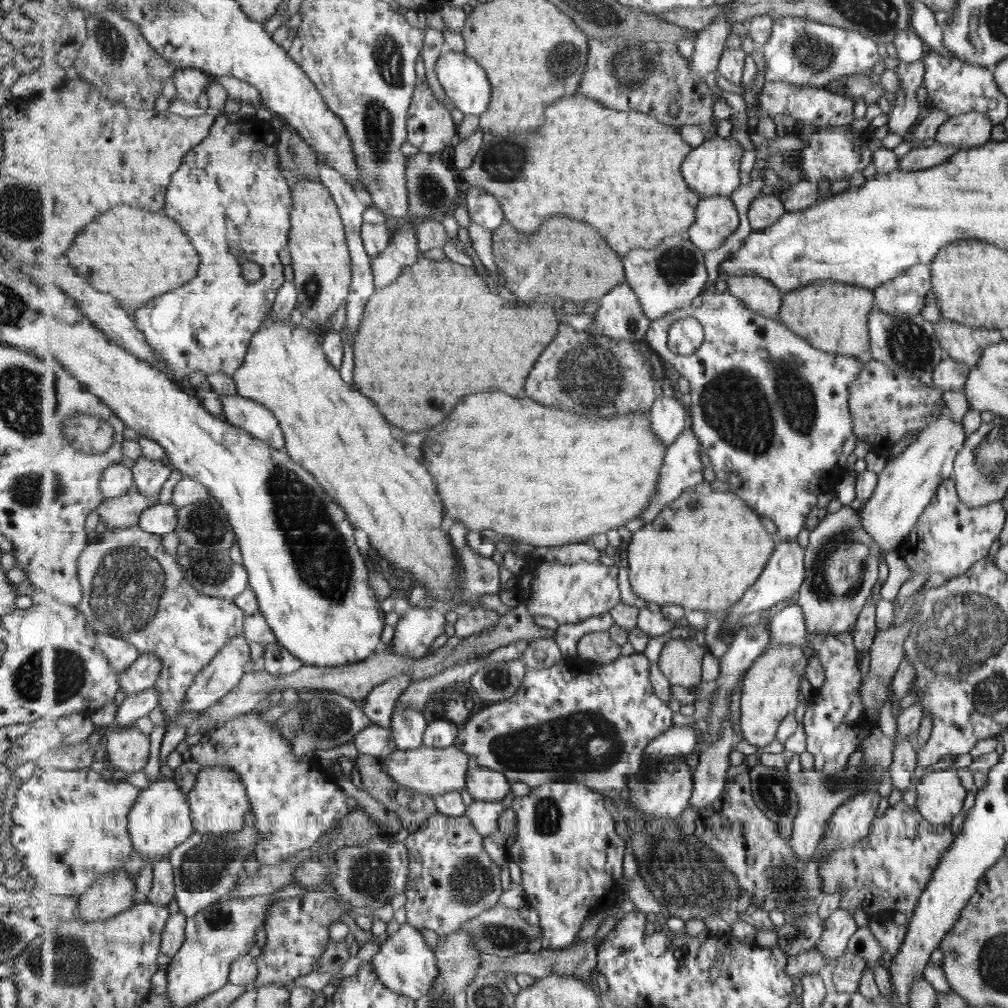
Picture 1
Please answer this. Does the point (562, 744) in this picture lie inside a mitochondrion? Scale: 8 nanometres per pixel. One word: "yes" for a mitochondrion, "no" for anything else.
yes

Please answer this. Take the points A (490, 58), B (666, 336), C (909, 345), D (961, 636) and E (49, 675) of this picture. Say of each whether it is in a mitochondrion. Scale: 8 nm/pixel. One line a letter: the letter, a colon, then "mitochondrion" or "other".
A: other
B: other
C: mitochondrion
D: mitochondrion
E: mitochondrion

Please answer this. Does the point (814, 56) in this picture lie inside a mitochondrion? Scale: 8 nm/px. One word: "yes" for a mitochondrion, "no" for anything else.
yes

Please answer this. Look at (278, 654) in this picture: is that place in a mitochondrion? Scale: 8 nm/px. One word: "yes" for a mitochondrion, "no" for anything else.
no

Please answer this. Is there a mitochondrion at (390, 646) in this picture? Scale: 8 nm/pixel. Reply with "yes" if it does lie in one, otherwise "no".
no

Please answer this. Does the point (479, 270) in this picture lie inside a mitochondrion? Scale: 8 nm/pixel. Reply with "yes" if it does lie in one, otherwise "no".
no

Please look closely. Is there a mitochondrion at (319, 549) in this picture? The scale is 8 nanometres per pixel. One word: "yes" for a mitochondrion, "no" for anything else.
yes

